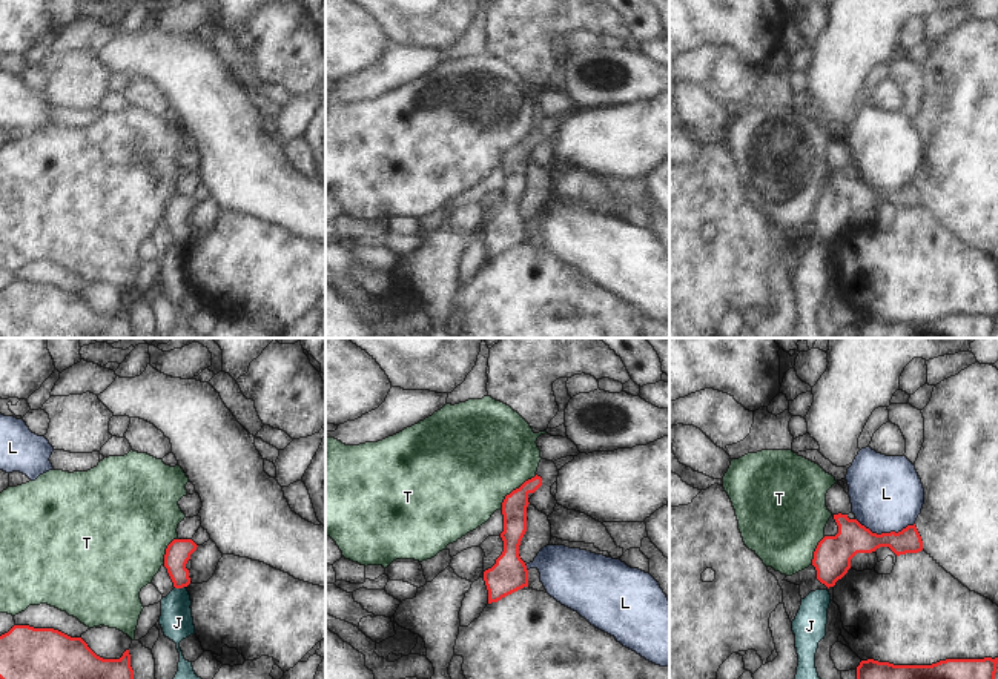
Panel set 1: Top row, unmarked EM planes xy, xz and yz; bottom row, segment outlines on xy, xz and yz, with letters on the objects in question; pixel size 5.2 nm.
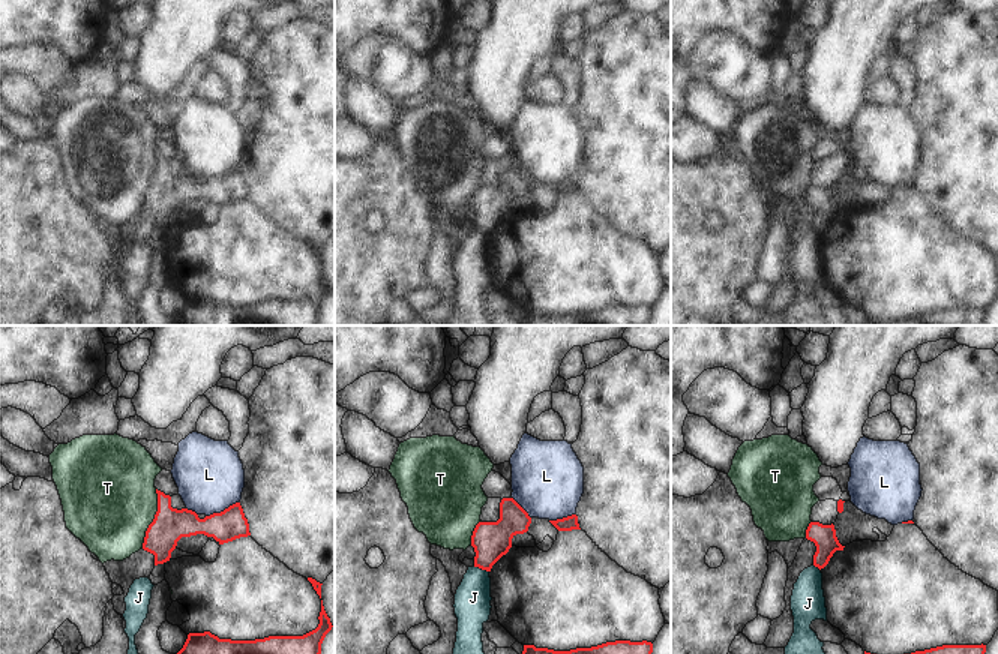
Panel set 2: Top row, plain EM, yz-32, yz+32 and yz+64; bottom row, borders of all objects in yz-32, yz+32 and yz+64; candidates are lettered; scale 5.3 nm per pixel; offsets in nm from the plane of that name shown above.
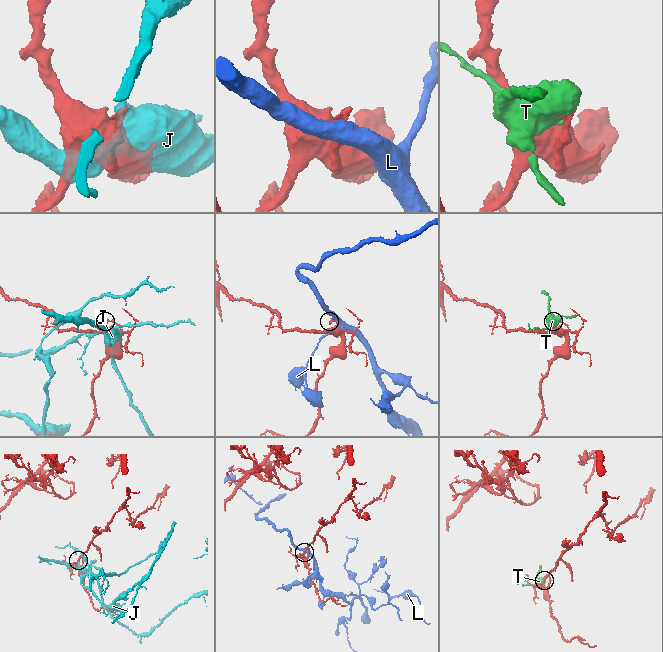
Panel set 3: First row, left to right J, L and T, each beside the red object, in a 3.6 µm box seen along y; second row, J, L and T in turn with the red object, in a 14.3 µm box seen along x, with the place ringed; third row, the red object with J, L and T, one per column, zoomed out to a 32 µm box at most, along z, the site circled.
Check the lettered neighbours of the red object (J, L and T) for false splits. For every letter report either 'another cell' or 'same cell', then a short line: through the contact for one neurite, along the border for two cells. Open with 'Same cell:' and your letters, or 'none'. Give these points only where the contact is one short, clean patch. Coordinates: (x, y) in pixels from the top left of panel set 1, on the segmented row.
Same cell: none
J: another cell
L: another cell | yz (855, 520), (877, 533), (900, 532), (914, 524)
T: another cell | xz (536, 475), (513, 489), (505, 496), (501, 509)

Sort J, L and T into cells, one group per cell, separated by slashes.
J / L / T

